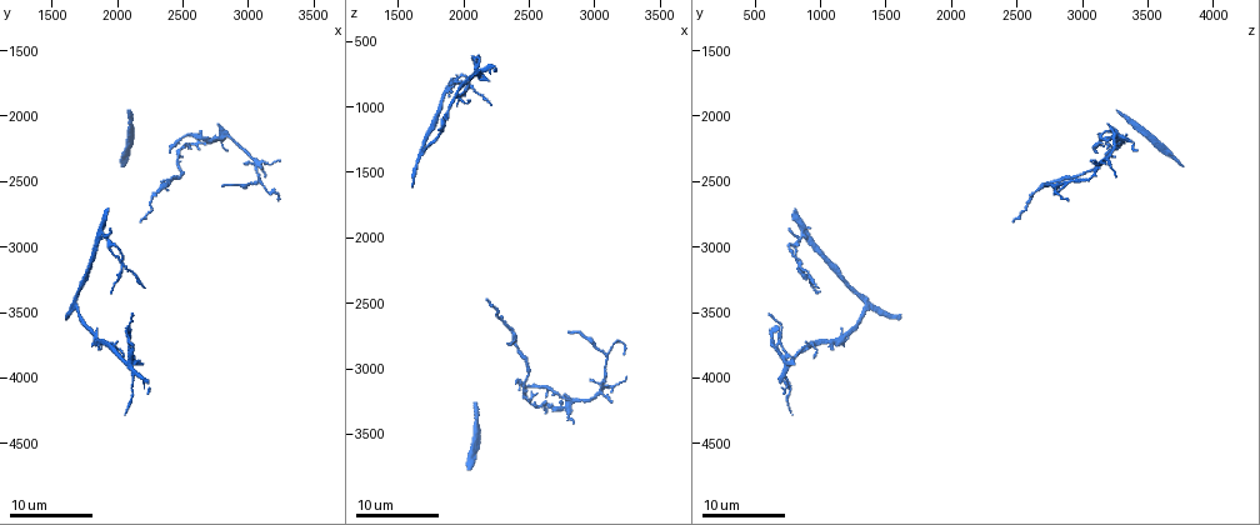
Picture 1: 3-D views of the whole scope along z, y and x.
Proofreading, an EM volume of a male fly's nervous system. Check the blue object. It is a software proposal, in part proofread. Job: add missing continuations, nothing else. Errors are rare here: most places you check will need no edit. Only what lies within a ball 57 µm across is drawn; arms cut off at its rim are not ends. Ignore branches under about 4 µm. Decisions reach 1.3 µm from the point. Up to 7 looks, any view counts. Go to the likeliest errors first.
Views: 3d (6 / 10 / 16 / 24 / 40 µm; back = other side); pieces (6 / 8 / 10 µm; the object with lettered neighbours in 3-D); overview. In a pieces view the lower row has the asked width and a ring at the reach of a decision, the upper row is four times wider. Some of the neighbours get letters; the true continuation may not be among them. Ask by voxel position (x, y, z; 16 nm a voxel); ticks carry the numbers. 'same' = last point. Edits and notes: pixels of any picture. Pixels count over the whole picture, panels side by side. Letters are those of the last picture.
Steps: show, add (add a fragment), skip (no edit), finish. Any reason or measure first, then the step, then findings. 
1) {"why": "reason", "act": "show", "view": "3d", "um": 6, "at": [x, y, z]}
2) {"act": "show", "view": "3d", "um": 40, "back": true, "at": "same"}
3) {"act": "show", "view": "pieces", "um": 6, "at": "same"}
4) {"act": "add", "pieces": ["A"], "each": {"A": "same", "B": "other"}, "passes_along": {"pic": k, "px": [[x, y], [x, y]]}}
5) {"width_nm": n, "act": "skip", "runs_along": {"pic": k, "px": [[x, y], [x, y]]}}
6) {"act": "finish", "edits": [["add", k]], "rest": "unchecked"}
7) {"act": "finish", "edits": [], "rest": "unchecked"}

{"why": "end of a long branch", "act": "show", "view": "3d", "um": 24, "at": [2800, 2540, 2700]}

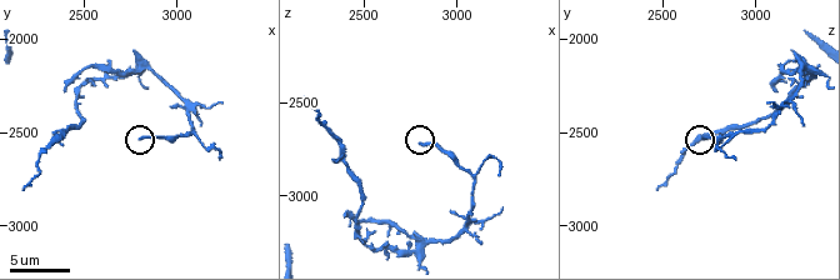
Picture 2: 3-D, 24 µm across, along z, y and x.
{"act": "show", "view": "pieces", "um": 8, "at": [2800, 2540, 2720]}

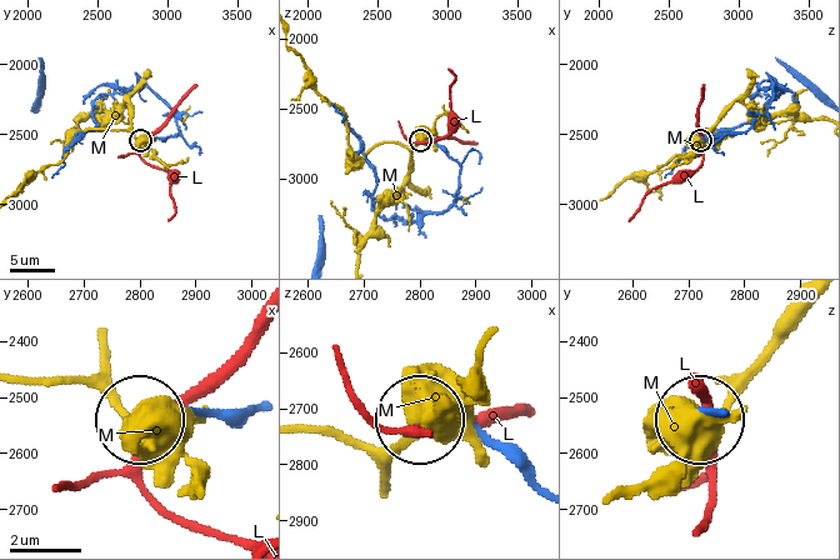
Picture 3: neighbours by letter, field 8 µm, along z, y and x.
{"act": "skip", "each": {"L": "other", "M": "other"}, "found": "no lettered fragment goes on from it"}

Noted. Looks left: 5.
{"why": "thin end", "act": "show", "view": "pieces", "um": 10, "at": [3220, 2640, 2880]}

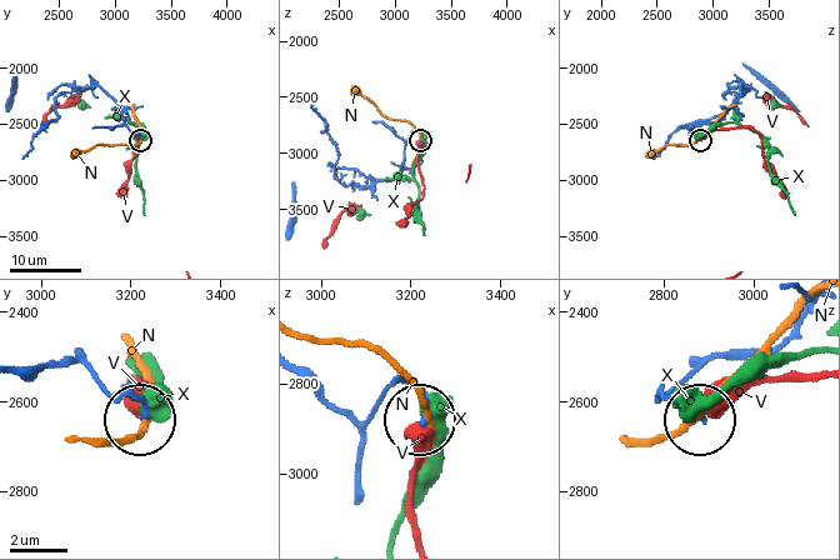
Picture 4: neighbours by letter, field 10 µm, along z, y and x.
{"act": "skip", "each": {"N": "other", "V": "other", "X": "other"}, "found": "no lettered fragment goes on from it"}

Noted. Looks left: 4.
{"why": "free end", "act": "show", "view": "pieces", "um": 6, "at": [2380, 2280, 3100]}

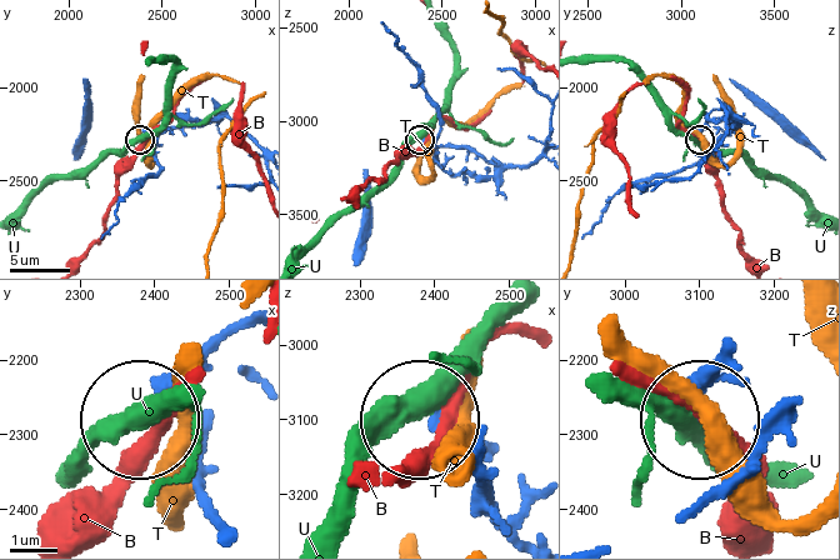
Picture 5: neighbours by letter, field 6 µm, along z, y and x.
{"act": "skip", "each": {"B": "other", "T": "other", "U": "other"}, "runs_along": {"pic": 5, "px": [[436, 111], [436, 161], [486, 173], [470, 150], [423, 140]]}, "found": "none of them fits"}

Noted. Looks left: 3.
{"why": "an open end", "act": "show", "view": "3d", "um": 24, "at": [2220, 3300, 980]}

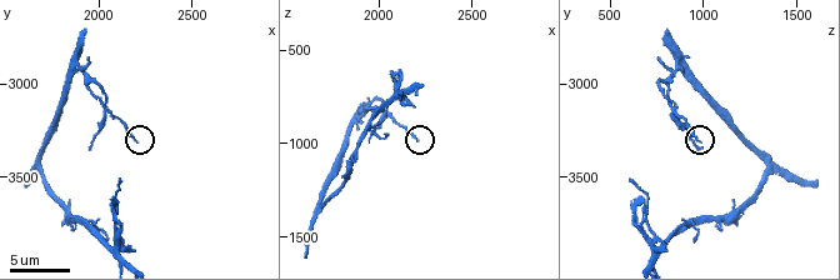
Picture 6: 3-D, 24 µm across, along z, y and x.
{"act": "show", "view": "pieces", "um": 8, "at": [2200, 3300, 960]}

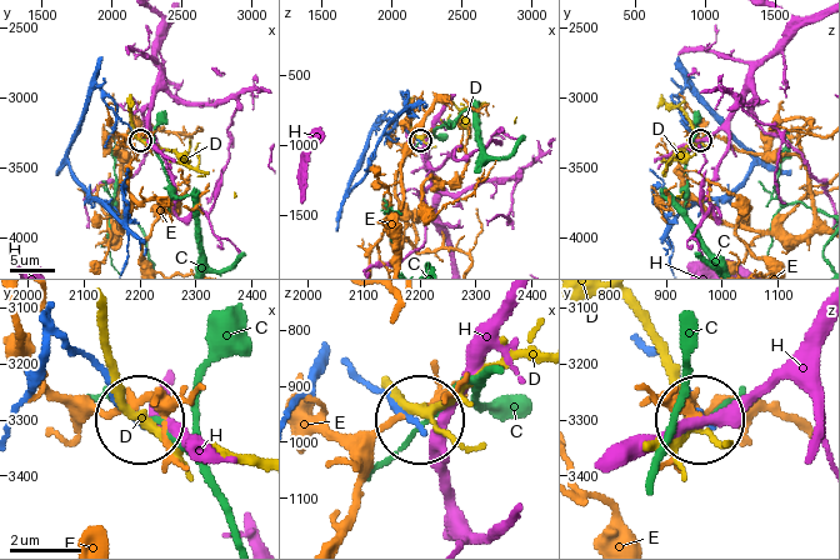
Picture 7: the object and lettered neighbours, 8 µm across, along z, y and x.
{"act": "skip", "each": {"C": "other", "D": "other", "E": "other", "H": "other"}, "runs_along": {"pic": 7, "px": [[365, 384], [416, 416]]}, "found": "no lettered fragment goes on from it"}

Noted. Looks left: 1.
{"act": "finish", "edits": [], "rest": "unchecked"}

